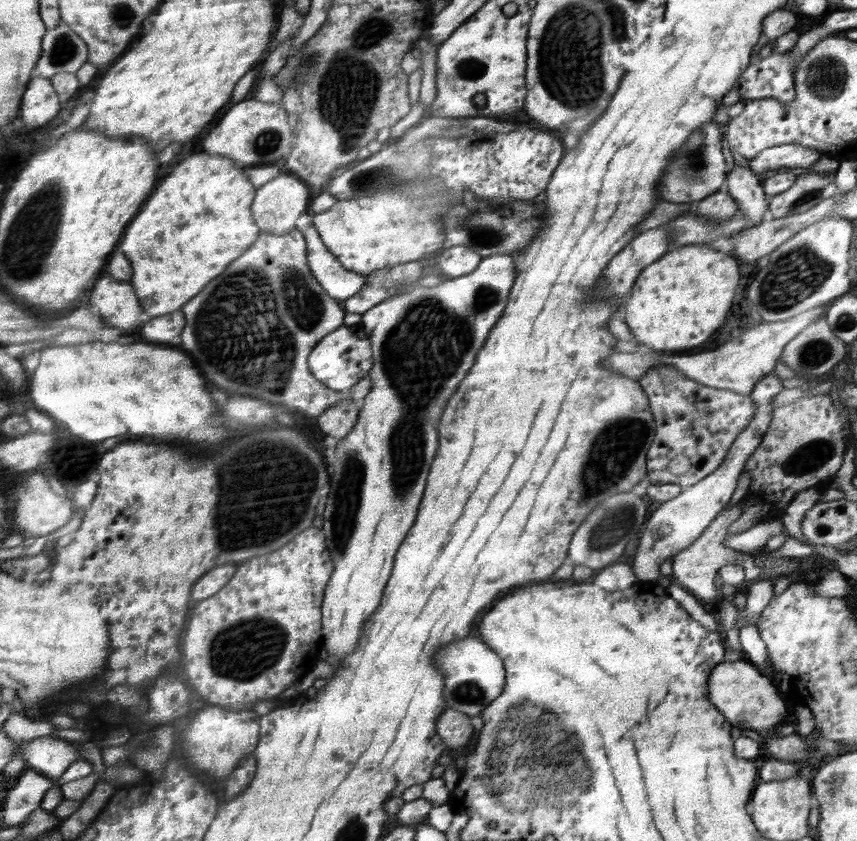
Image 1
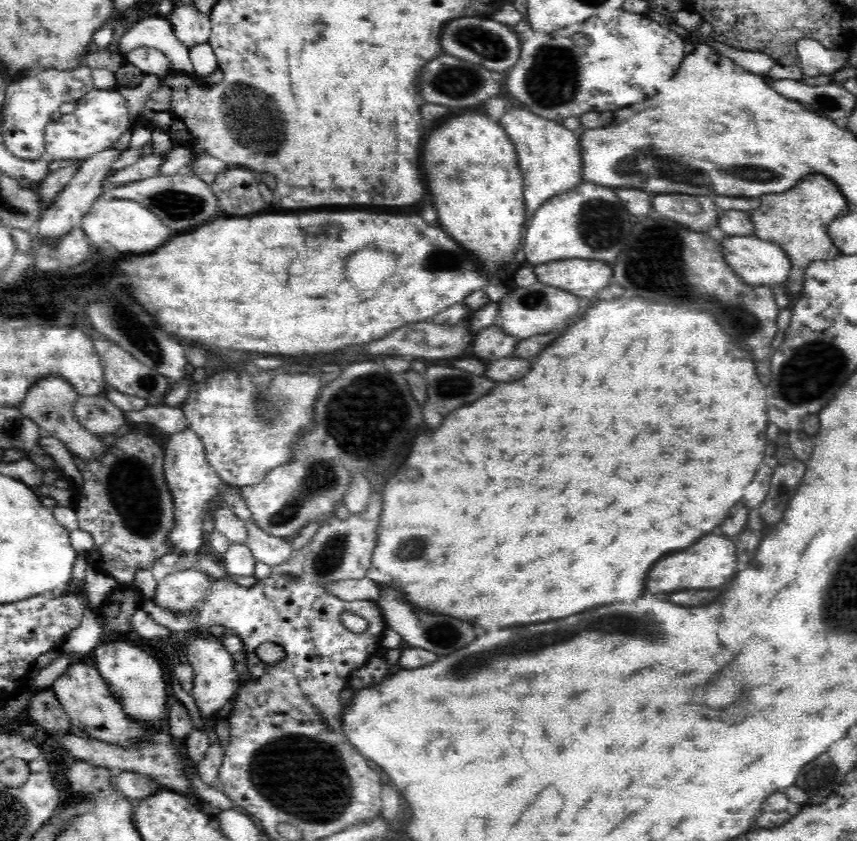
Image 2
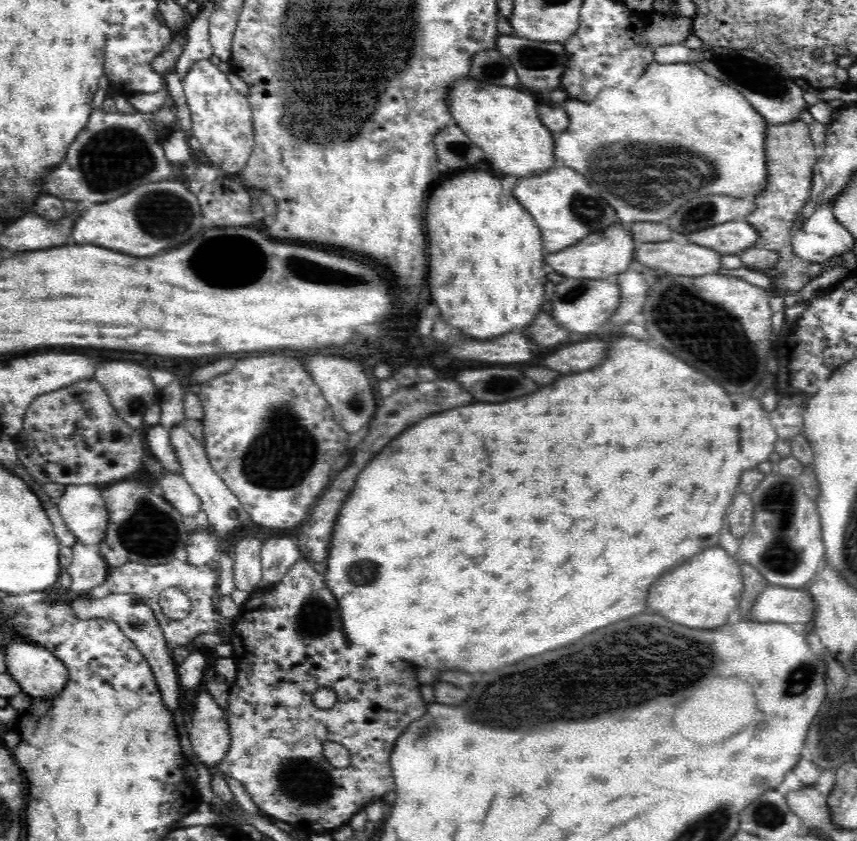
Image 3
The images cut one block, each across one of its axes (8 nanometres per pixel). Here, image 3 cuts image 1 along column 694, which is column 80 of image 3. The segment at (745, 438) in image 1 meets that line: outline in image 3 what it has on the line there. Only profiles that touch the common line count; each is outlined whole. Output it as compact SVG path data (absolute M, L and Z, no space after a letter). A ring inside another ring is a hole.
M70 484L56 505L77 542L84 543L84 546L98 546L106 538L108 511L96 485Z

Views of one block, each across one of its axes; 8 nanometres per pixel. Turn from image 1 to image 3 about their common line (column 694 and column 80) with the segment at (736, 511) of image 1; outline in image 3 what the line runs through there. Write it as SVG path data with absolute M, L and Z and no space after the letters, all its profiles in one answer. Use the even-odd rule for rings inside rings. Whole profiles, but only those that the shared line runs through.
M84 543L73 544L74 557L66 568L70 574L71 587L61 593L61 596L85 595L95 586L102 584L108 578L111 567L102 557L98 546L84 546Z

